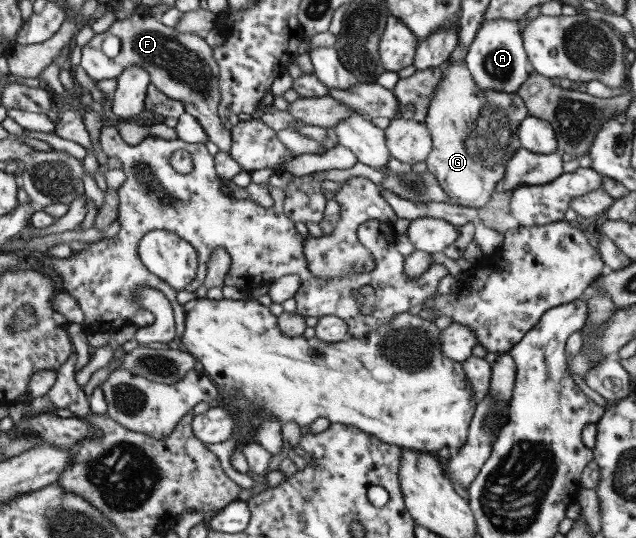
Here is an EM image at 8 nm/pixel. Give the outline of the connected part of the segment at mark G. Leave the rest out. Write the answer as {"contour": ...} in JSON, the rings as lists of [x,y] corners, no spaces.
{"contour":[[[443,62],[441,64],[441,80],[433,88],[431,102],[422,120],[431,139],[431,150],[425,163],[427,171],[435,180],[450,202],[463,207],[478,209],[490,199],[490,194],[499,180],[505,175],[505,163],[520,147],[517,138],[519,122],[528,116],[524,103],[515,93],[495,92],[495,90],[479,90],[471,80],[465,62]]]}

